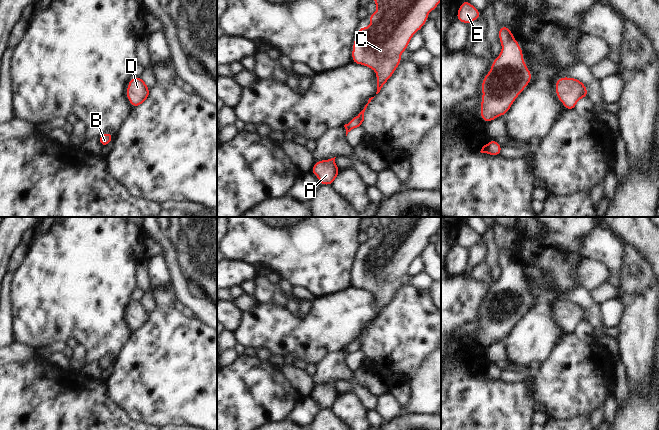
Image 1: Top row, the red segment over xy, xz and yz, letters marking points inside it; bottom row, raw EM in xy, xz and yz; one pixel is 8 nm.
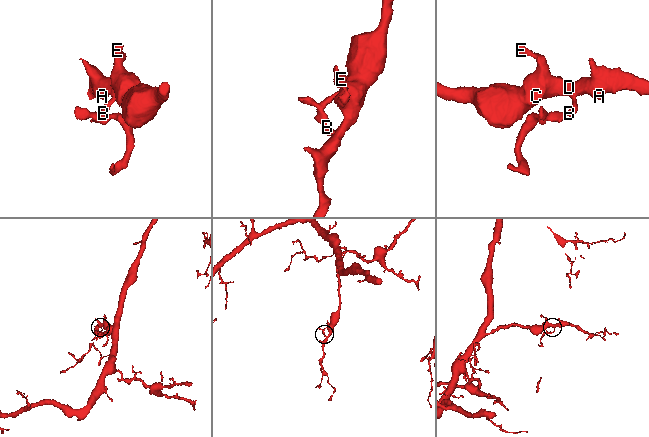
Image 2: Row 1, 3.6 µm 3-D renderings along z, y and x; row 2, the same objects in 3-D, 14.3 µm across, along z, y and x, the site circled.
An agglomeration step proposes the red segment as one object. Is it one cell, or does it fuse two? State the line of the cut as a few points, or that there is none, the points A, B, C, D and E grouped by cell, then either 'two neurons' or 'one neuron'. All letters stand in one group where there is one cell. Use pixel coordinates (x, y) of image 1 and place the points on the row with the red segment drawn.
no cut; A B C D E; one neuron

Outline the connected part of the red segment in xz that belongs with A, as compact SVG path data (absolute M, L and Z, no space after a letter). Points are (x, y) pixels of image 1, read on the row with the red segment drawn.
M335 158L315 161L311 173L316 175L322 186L333 185L334 180L340 173L340 169L335 163Z

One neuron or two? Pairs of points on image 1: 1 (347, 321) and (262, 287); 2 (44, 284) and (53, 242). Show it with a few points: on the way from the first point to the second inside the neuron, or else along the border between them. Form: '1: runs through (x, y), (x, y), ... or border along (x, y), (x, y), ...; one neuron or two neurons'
1: border along (259, 300), (271, 301); two neurons
2: runs through (53, 274), (53, 252); one neuron

